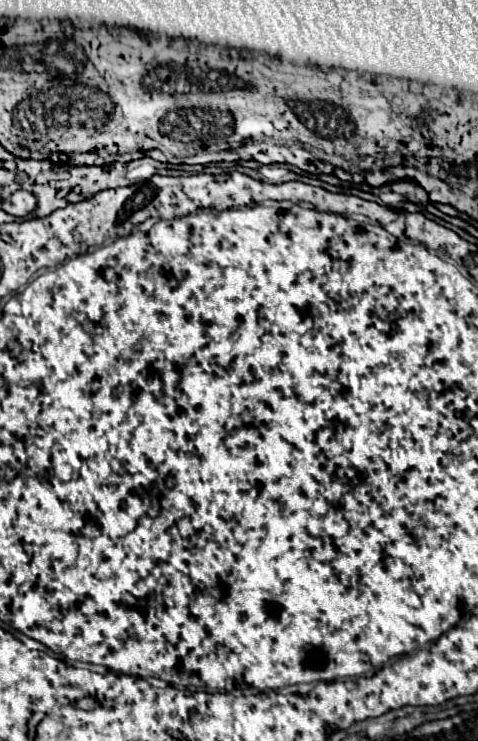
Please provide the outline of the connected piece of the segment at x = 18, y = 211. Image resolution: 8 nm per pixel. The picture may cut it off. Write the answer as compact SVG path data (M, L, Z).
M16 191L6 201L2 201L2 209L6 213L10 213L10 215L26 217L36 209L36 197L32 193L28 193L28 191Z

